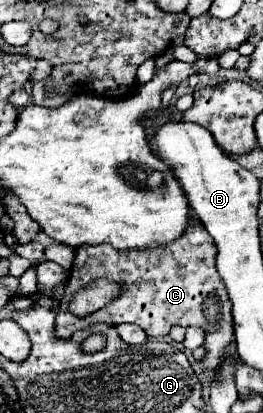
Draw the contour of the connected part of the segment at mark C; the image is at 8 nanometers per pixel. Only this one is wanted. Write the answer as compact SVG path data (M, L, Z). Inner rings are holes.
M191 218L187 234L181 240L173 242L169 250L153 250L153 252L135 252L135 250L113 250L111 246L79 246L75 254L75 262L71 268L69 284L65 296L61 298L61 310L55 320L55 334L61 330L61 336L87 328L93 322L107 324L123 324L133 322L141 326L149 337L159 338L169 334L175 326L201 328L205 332L205 358L199 360L203 368L203 376L215 384L221 364L225 356L233 352L233 320L231 306L225 294L225 286L221 286L221 278L215 268L213 238L205 234L205 228ZM97 280L111 280L121 286L117 300L109 302L99 312L77 318L69 312L69 302L79 288L91 286Z

